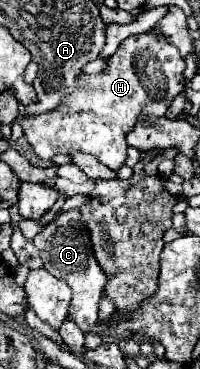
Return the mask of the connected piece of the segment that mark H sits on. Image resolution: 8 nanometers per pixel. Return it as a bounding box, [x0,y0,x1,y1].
[16,33,184,171]

